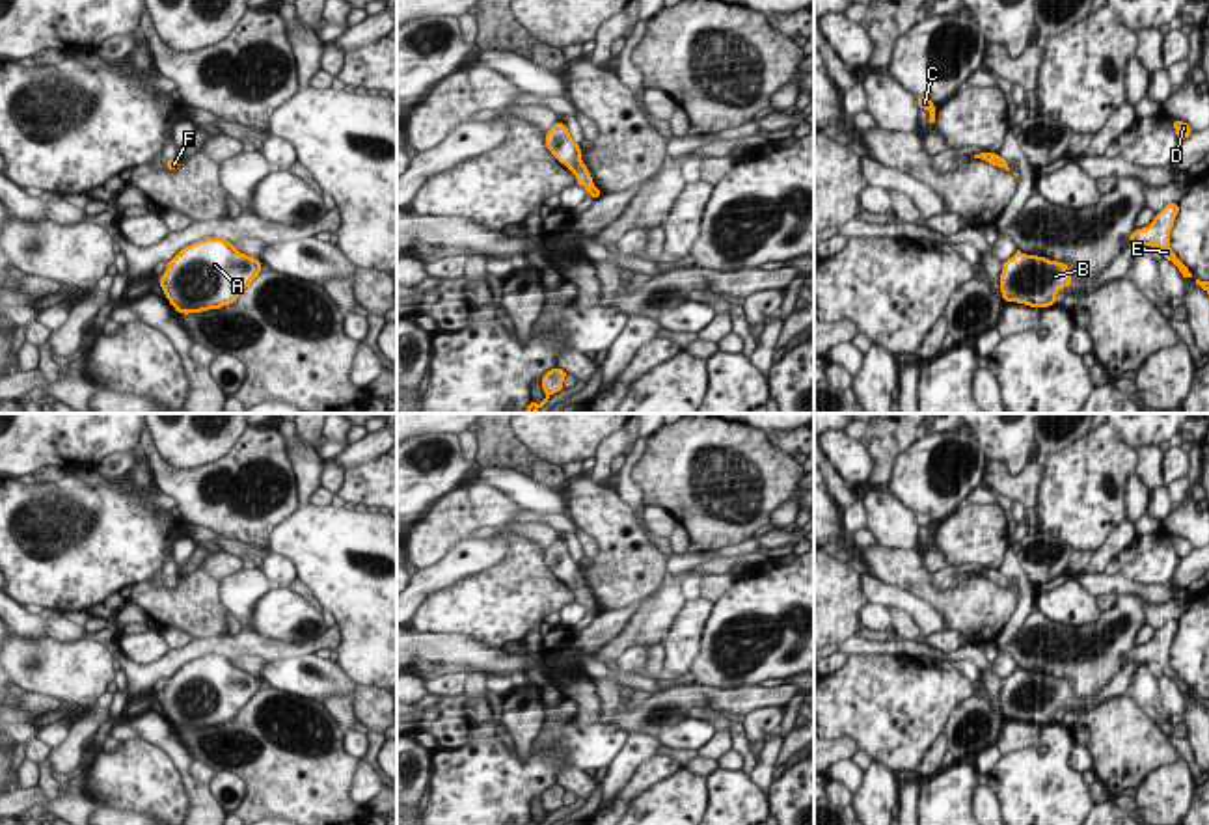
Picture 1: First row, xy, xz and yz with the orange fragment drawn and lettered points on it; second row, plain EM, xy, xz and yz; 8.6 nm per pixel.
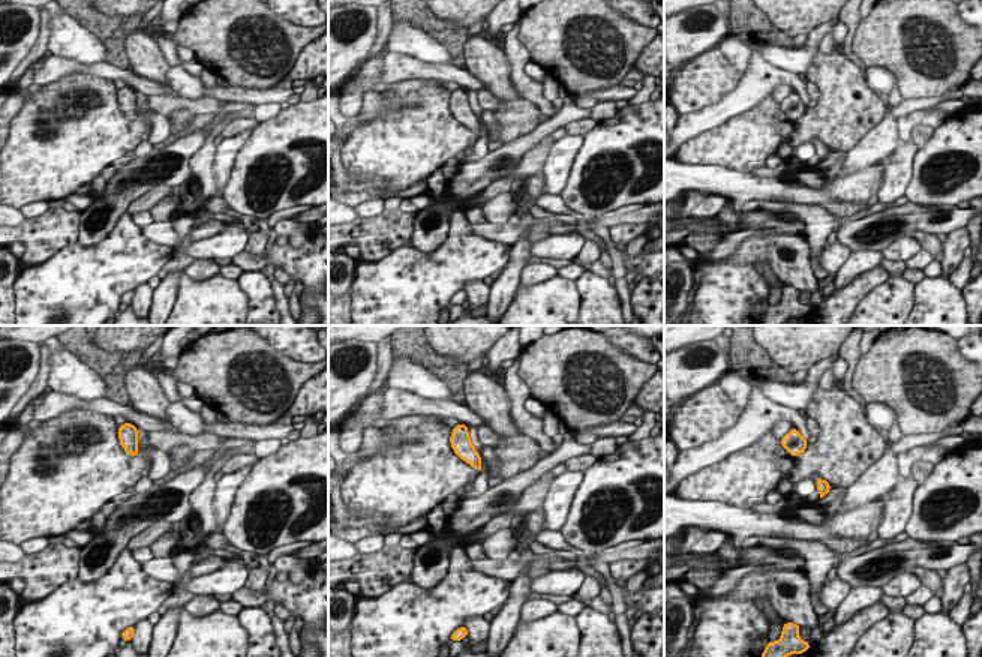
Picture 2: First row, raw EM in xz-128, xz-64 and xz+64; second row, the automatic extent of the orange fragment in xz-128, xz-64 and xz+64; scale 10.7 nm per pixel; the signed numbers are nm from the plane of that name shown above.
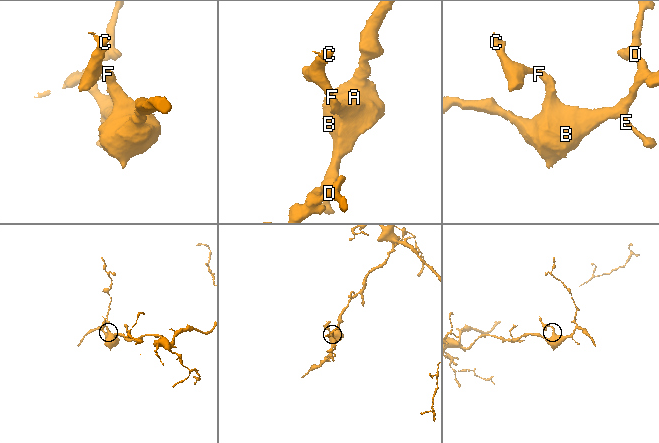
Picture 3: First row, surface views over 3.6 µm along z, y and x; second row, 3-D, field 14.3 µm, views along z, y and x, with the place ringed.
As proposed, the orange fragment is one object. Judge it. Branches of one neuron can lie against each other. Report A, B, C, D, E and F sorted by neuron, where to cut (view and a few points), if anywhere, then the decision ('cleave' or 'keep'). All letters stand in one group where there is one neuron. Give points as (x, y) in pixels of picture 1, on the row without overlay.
groups A B C D E F; cut none; keep

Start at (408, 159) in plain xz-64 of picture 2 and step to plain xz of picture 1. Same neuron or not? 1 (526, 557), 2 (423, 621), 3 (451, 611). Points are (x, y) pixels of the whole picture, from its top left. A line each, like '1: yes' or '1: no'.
1: yes
2: yes
3: yes

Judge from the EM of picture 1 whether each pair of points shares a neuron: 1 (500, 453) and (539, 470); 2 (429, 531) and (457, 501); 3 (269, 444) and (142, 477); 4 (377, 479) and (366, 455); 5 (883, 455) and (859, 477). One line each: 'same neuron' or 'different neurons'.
1: same neuron
2: same neuron
3: different neurons
4: different neurons
5: different neurons

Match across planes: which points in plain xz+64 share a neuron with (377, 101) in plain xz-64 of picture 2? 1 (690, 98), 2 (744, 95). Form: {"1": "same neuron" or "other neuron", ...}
{"1": "other neuron", "2": "same neuron"}

